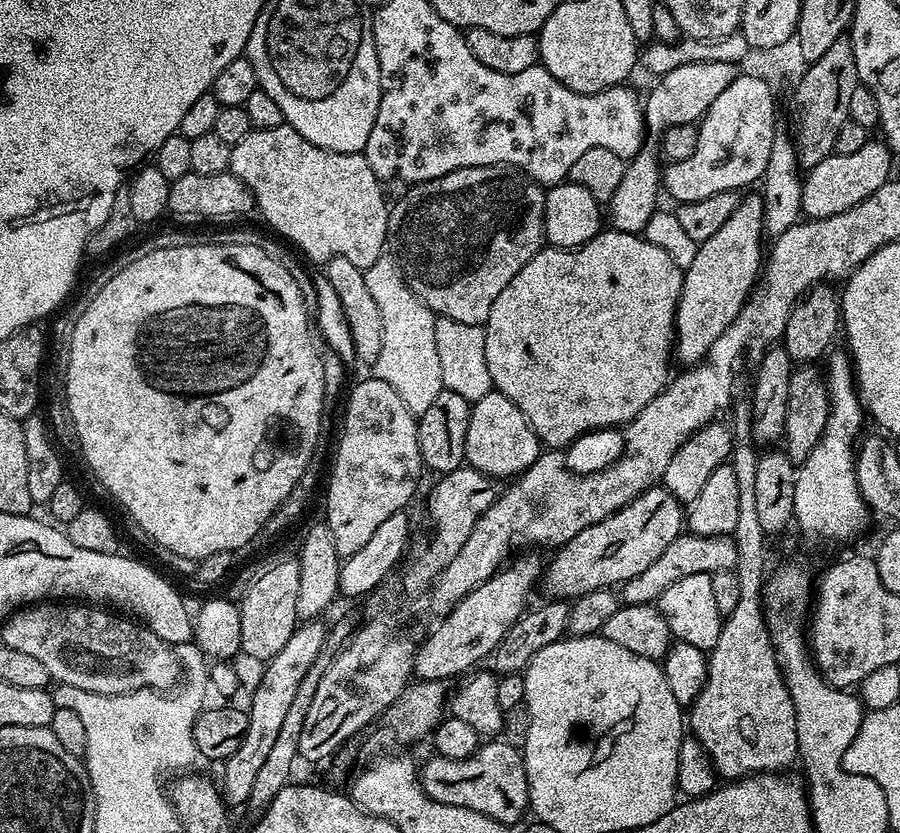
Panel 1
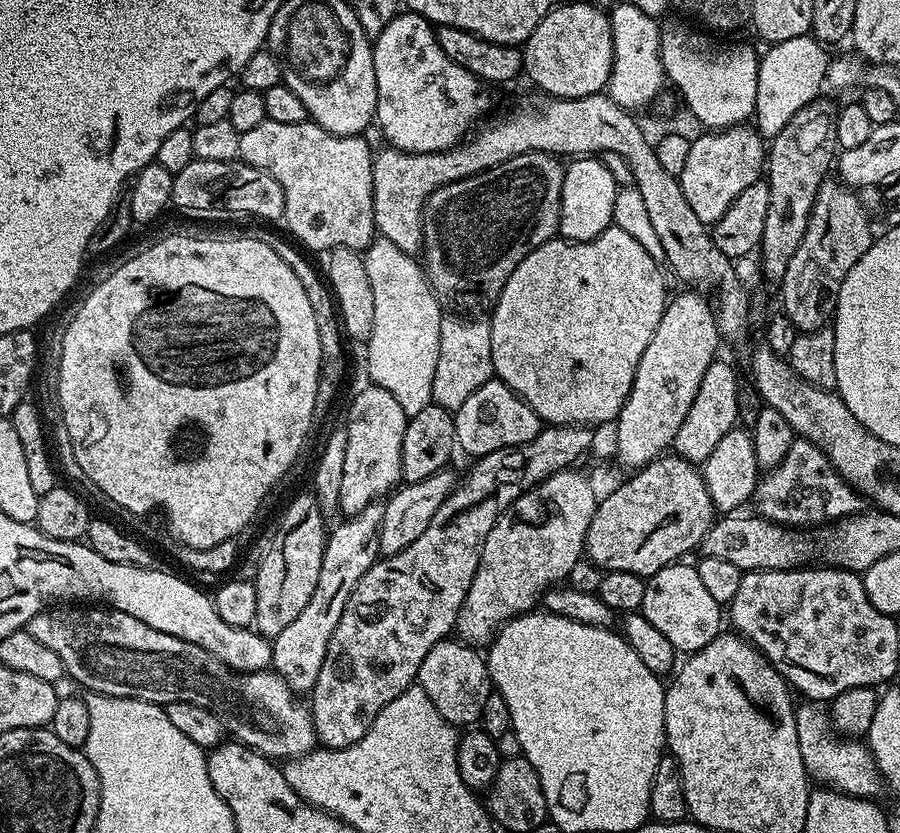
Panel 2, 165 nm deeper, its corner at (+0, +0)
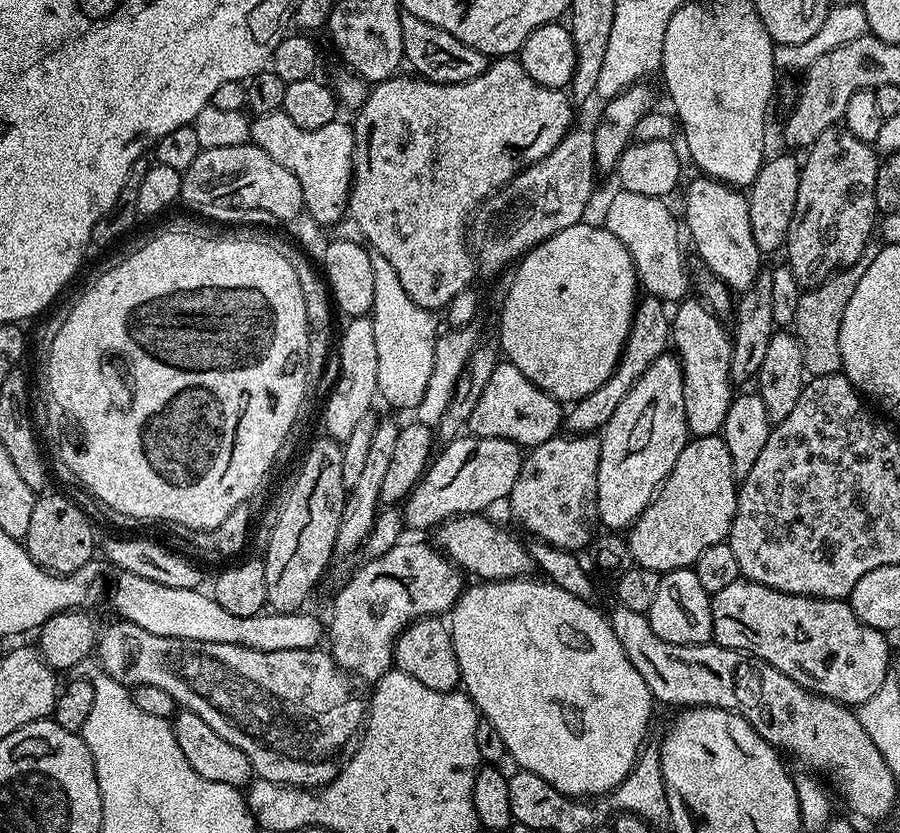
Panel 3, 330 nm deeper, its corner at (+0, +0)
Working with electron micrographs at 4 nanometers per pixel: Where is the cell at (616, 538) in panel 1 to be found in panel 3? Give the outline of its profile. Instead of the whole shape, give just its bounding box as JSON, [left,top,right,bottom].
[626,435,738,574]

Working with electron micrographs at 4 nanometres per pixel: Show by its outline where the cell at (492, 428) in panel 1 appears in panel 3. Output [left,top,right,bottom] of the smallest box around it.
[466,362,562,450]

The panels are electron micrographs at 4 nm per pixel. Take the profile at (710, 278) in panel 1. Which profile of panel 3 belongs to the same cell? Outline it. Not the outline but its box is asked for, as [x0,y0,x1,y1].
[598,354,690,530]

